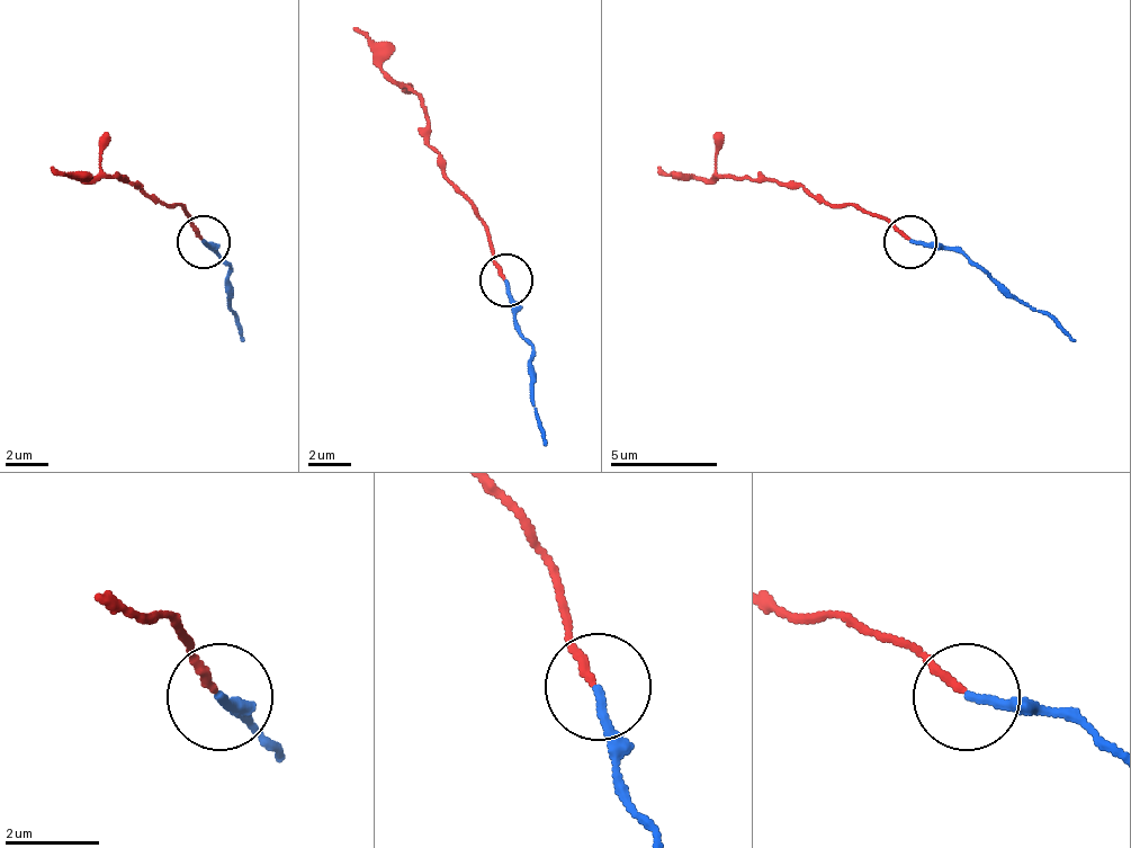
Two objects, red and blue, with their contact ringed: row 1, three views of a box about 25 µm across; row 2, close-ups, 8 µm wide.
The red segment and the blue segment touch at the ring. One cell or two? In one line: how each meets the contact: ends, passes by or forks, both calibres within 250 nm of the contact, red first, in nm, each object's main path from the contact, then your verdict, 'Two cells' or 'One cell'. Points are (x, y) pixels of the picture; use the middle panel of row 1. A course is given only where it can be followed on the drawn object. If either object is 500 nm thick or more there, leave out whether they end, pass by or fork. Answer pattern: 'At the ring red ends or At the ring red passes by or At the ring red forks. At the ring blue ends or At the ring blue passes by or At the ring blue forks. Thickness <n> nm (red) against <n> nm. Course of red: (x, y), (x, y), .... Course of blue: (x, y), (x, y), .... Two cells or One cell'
At the ring red ends. At the ring blue ends. Thickness 170 nm (red) against 170 nm. Course of red: (505, 278), (484, 220), (446, 177), (424, 103), (383, 65), (356, 28). Course of blue: (505, 278), (515, 332), (531, 348), (531, 407), (547, 444). Two cells

